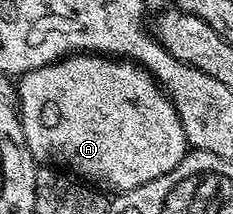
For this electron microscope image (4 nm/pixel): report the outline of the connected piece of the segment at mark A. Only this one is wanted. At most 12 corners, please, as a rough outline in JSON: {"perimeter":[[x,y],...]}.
{"perimeter":[[137,62],[17,79],[35,160],[114,192],[172,172],[180,116]]}

